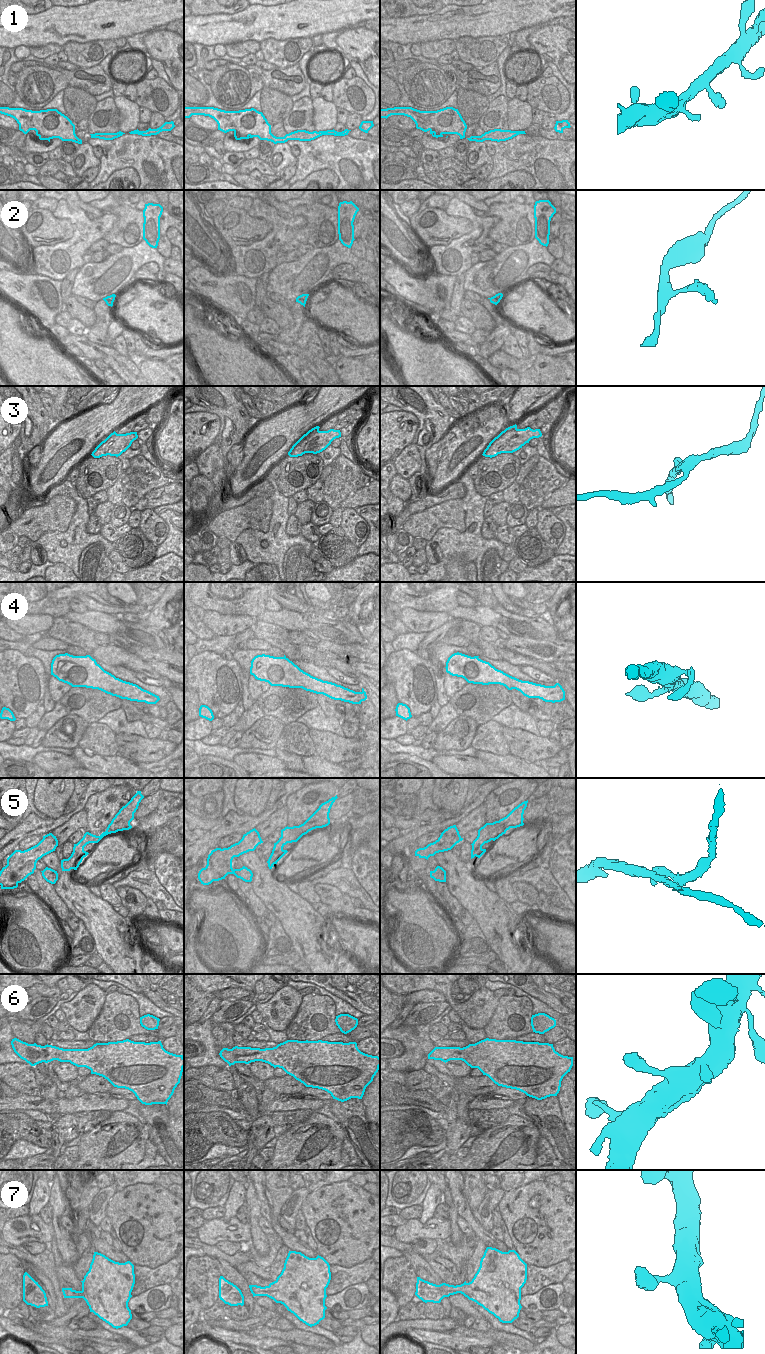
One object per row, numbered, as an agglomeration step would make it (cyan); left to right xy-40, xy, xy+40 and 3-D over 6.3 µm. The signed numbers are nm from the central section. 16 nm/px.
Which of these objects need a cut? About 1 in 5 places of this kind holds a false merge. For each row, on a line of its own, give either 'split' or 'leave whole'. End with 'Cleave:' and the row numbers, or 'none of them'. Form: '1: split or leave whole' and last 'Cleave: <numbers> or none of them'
1: leave whole
2: leave whole
3: leave whole
4: leave whole
5: split
6: leave whole
7: leave whole
Cleave: 5

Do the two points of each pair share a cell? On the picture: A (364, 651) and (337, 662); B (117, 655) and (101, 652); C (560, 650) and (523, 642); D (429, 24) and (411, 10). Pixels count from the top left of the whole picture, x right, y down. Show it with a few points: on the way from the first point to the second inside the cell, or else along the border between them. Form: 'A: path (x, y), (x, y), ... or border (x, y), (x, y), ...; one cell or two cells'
A: border (321, 651), (335, 653), (346, 662); two cells
B: path (113, 655), (105, 654); one cell
C: path (551, 644), (532, 643); one cell
D: border (439, 10), (428, 14), (393, 18); two cells

